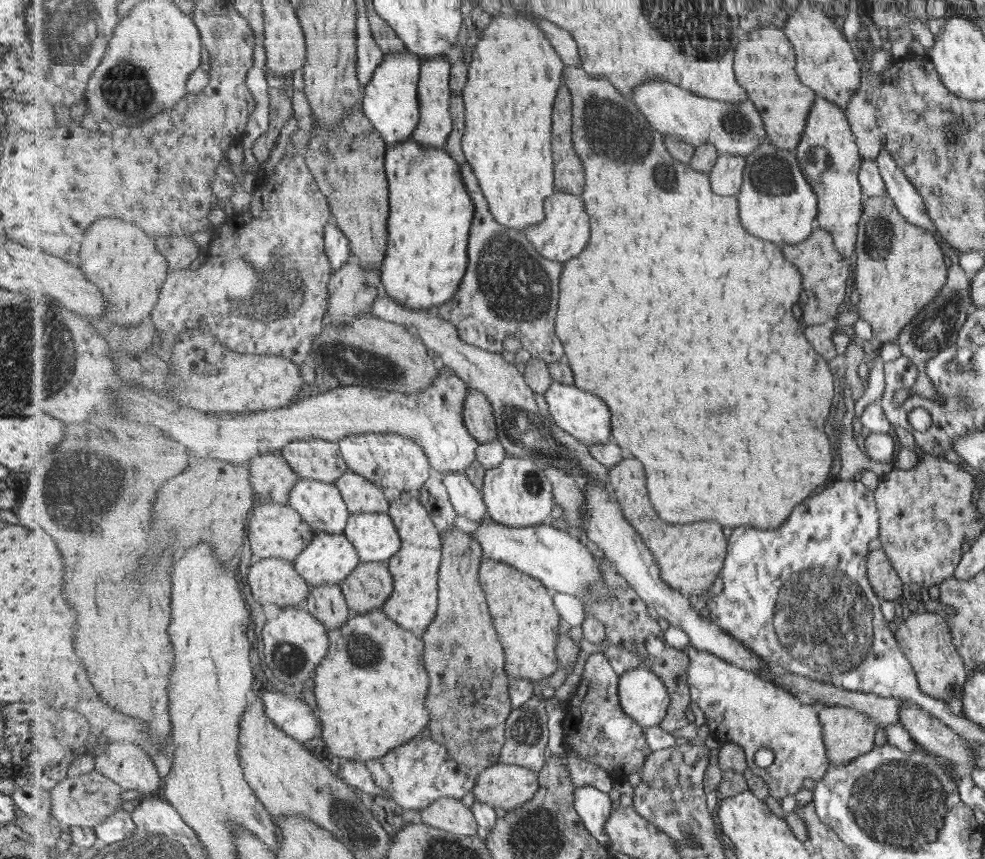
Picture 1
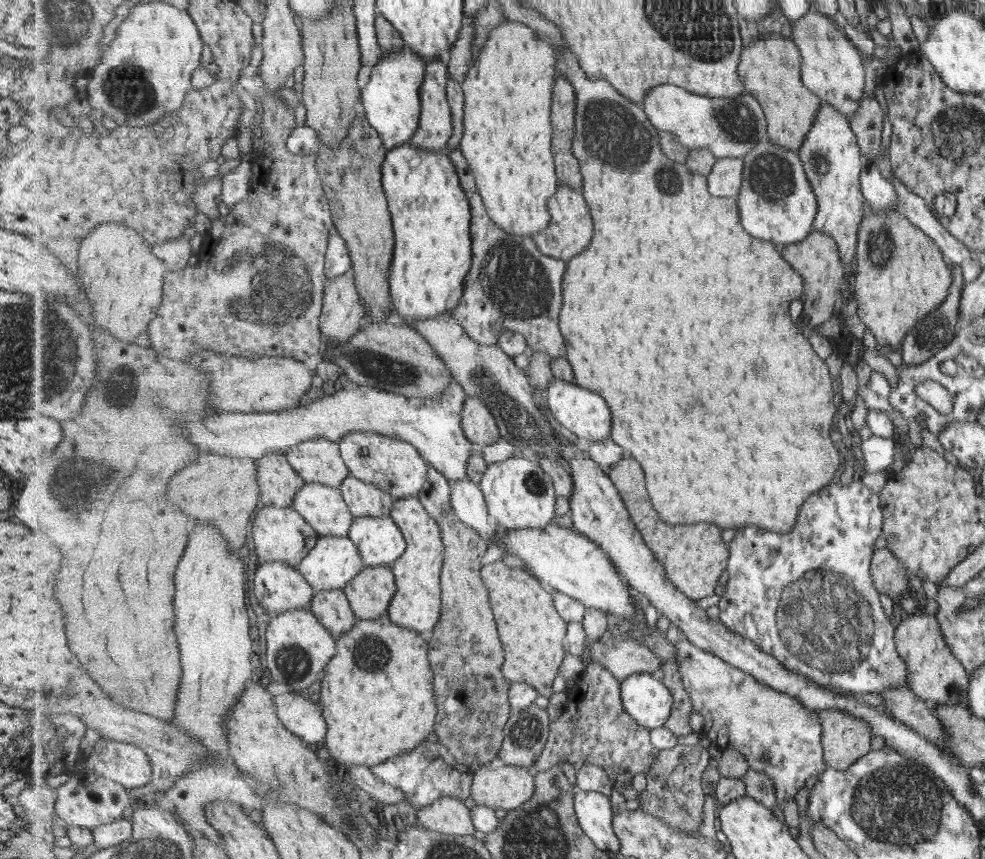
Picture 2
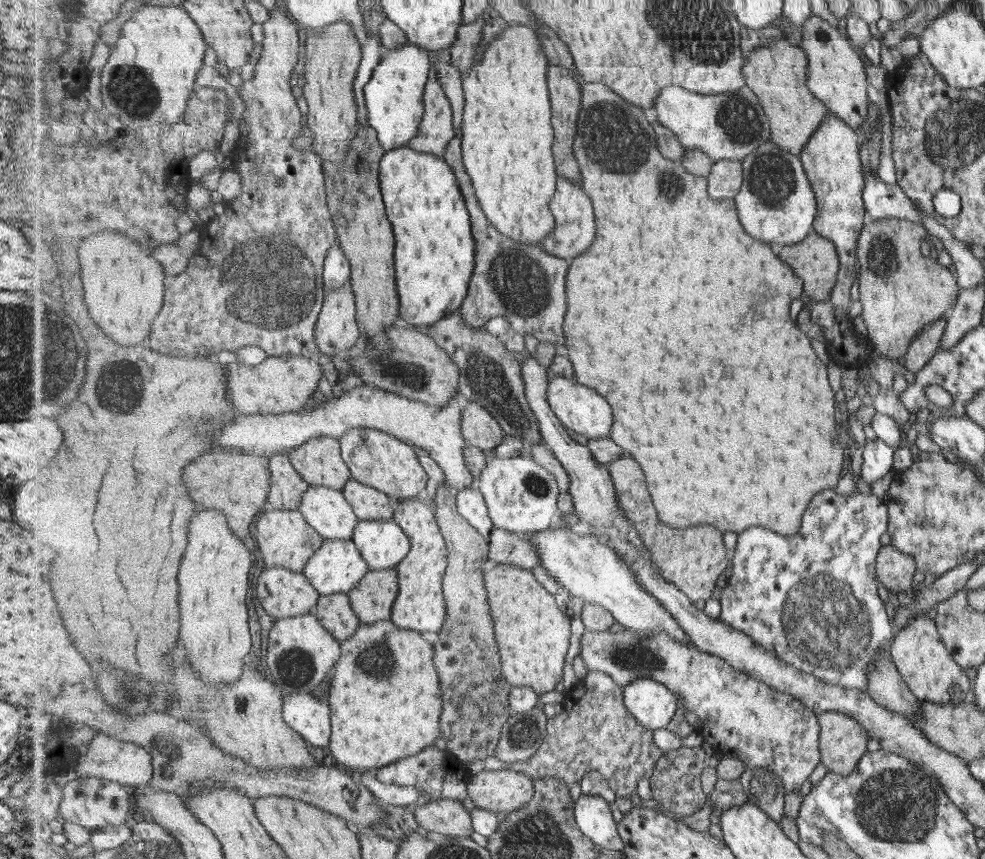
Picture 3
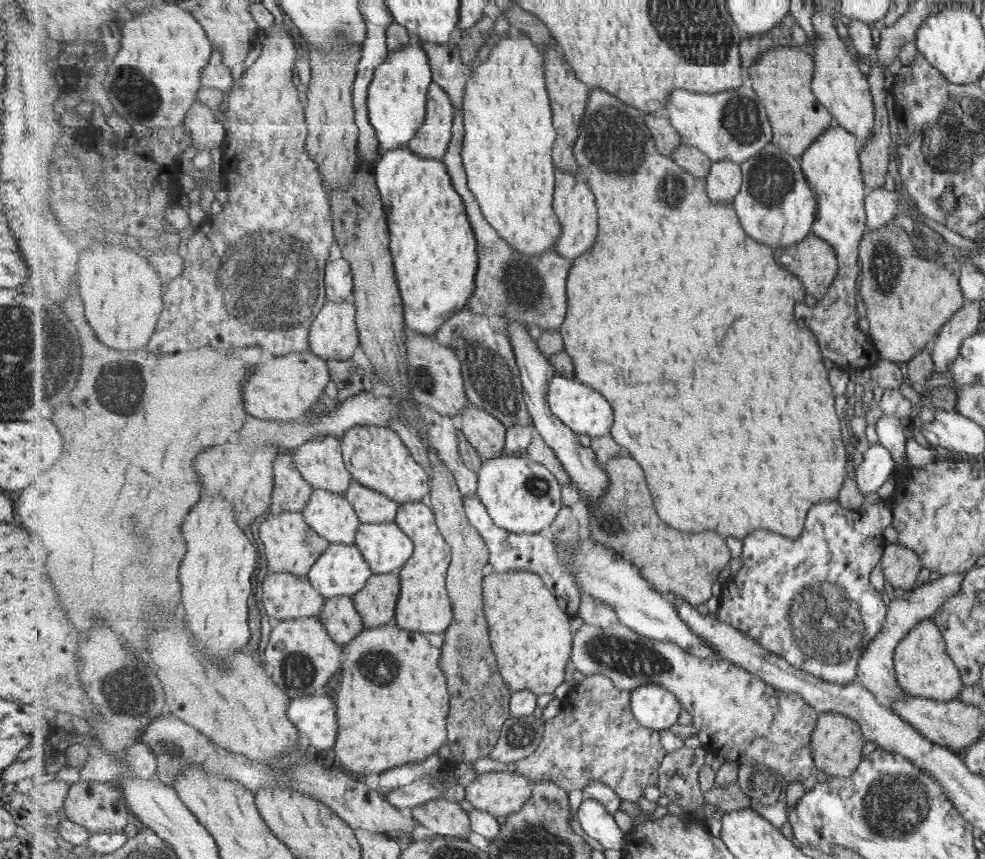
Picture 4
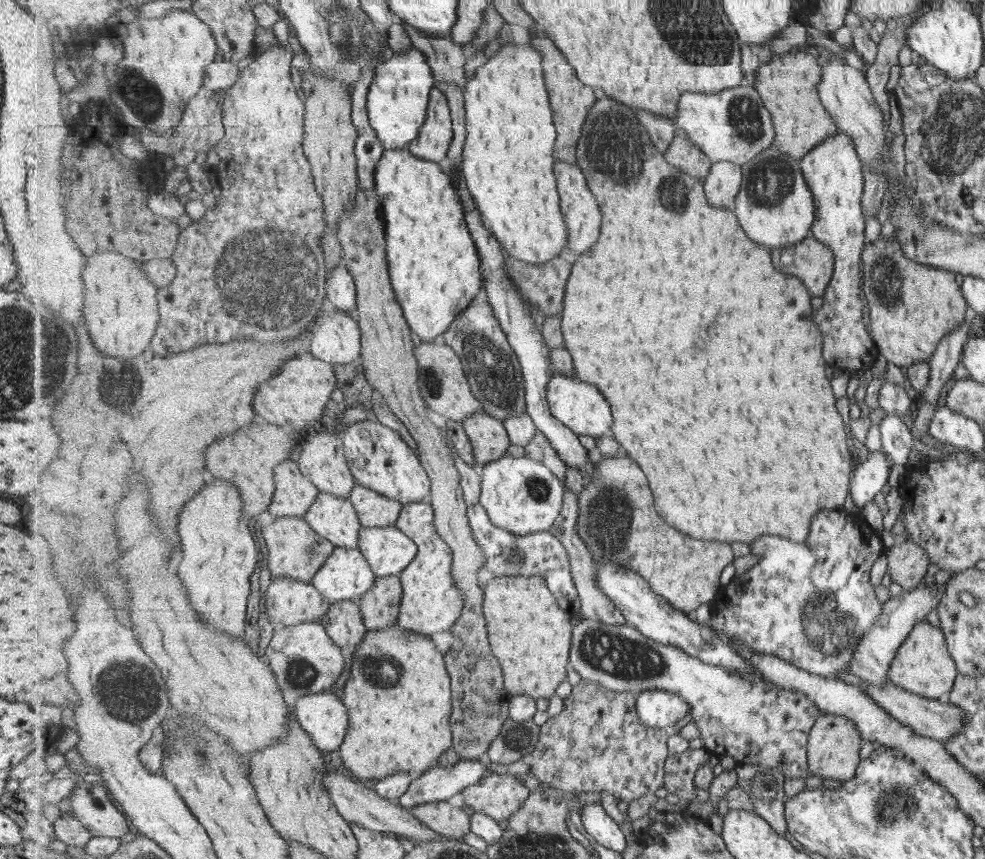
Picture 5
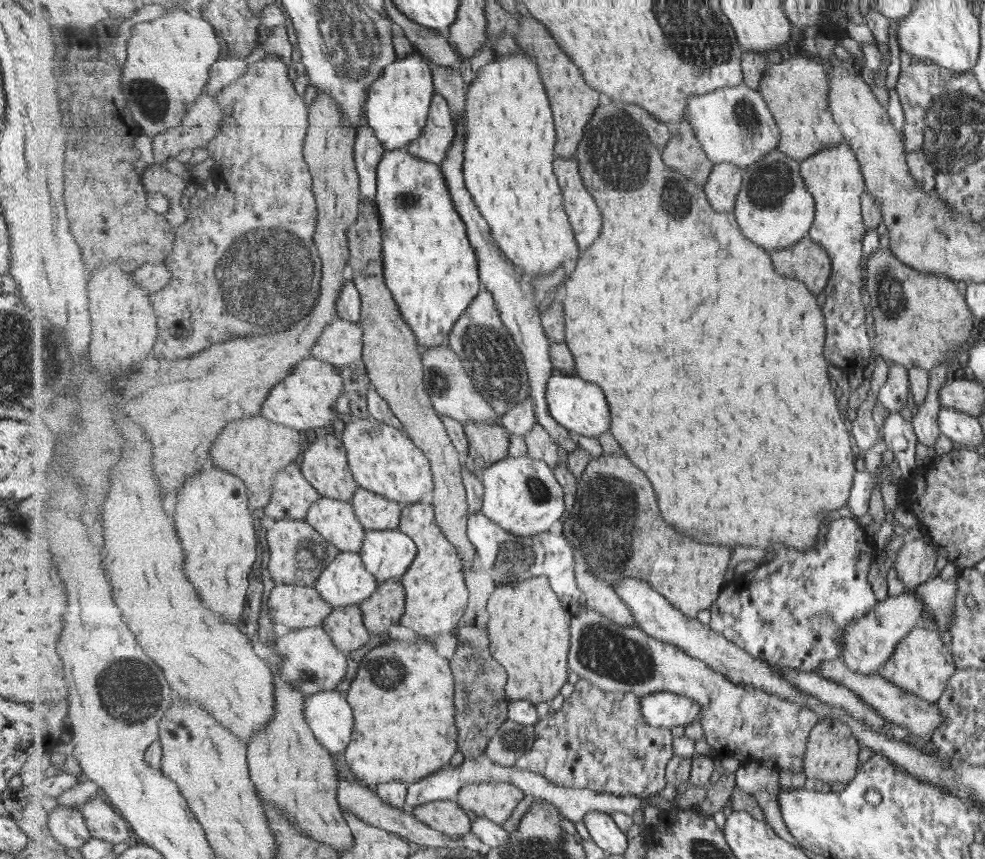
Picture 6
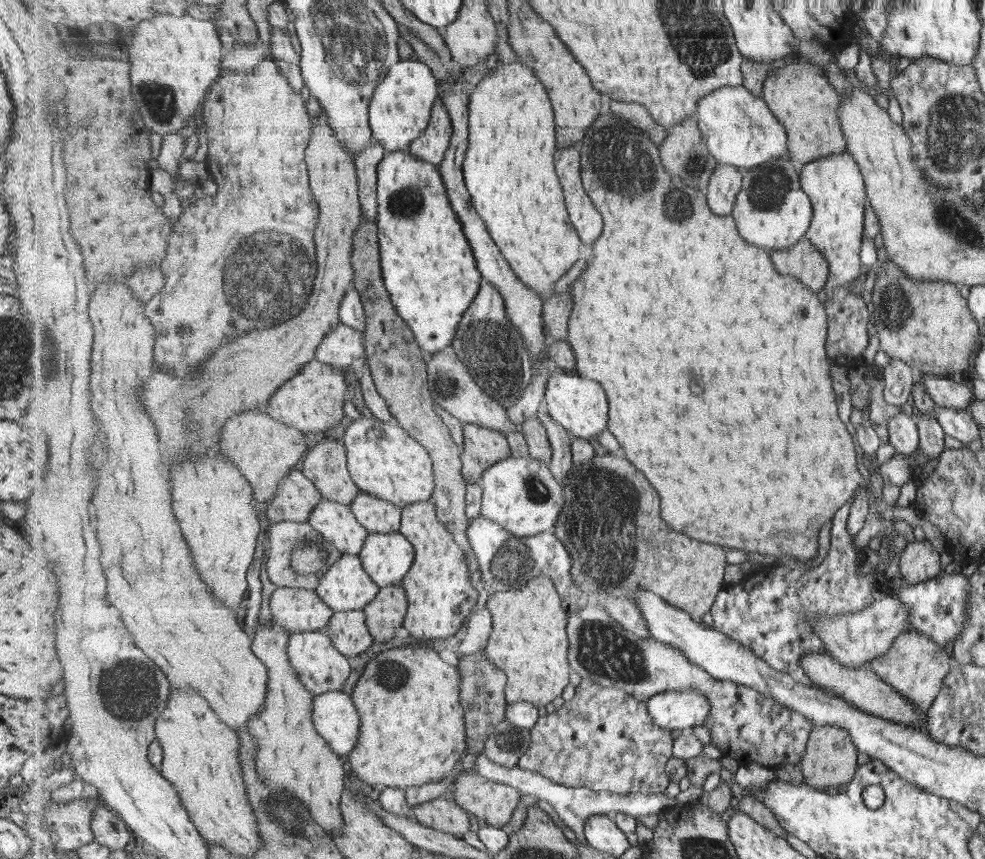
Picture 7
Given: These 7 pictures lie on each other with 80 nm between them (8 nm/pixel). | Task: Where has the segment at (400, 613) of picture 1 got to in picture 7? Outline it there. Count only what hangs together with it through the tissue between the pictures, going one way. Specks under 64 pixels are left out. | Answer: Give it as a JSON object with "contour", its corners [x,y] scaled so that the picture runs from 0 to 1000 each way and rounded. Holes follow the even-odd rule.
{"contour":[[[437,583],[417,587],[408,596],[406,618],[422,638],[422,651],[417,664],[411,671],[408,681],[414,694],[414,715],[410,731],[421,743],[454,743],[468,733],[472,719],[480,715],[486,698],[486,688],[476,675],[476,659],[470,640],[462,633],[459,619],[444,602],[444,589]]]}

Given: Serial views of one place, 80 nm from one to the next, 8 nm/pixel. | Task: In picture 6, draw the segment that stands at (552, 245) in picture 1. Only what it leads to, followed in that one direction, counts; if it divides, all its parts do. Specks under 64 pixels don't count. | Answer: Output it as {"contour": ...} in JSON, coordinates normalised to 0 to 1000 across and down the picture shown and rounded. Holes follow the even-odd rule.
{"contour":[[[563,186],[563,200],[574,224],[574,244],[585,270],[586,284],[590,284],[590,291],[596,291],[612,268],[612,251],[592,214],[586,186]]]}

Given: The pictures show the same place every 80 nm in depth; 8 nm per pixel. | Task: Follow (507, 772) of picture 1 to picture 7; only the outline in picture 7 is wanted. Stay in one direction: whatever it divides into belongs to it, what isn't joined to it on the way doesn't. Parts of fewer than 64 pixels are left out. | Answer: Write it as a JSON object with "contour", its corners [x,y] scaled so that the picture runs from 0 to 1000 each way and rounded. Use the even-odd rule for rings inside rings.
{"contour":[[[468,899],[463,907],[461,931],[486,957],[510,963],[521,952],[531,923],[516,913],[501,910],[488,901]]]}

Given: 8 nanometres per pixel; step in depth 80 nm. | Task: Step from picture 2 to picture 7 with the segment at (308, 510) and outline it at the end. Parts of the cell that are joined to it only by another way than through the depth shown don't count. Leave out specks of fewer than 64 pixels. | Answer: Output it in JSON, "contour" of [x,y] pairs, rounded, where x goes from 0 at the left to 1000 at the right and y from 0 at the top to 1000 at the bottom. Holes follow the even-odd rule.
{"contour":[[[327,582],[327,584],[318,594],[315,602],[316,610],[323,619],[330,624],[334,632],[337,632],[348,646],[365,646],[371,631],[374,627],[375,618],[366,607],[362,605],[358,598],[356,589],[340,583]]]}

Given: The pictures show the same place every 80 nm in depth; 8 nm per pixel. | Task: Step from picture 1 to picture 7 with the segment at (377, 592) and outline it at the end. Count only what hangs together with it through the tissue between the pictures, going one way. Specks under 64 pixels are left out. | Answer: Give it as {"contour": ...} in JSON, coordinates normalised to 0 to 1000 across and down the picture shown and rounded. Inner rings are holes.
{"contour":[[[408,680],[389,683],[369,711],[372,726],[387,752],[401,740],[401,733],[410,729],[414,715],[414,694]]]}

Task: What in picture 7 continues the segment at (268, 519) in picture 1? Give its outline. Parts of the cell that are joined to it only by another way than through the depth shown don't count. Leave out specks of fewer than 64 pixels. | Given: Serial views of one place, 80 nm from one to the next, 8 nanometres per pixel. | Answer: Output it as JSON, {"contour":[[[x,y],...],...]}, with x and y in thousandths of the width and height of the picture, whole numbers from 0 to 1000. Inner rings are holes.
{"contour":[[[287,607],[280,609],[275,612],[274,624],[271,666],[273,674],[281,682],[321,687],[328,669],[348,646],[315,608]]]}

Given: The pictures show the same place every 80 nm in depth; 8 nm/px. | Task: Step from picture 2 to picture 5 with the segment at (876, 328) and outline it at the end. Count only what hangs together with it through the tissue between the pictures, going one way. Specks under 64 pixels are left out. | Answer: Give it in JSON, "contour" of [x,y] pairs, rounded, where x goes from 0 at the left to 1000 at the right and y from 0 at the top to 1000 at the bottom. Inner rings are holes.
{"contour":[[[892,275],[888,282],[879,283],[875,293],[875,317],[878,317],[875,335],[881,350],[883,385],[889,400],[889,412],[916,430],[933,420],[941,423],[951,399],[982,370],[981,349],[978,349],[979,345],[976,345],[974,333],[970,331],[968,317],[937,308],[919,299],[909,277],[903,279]]]}

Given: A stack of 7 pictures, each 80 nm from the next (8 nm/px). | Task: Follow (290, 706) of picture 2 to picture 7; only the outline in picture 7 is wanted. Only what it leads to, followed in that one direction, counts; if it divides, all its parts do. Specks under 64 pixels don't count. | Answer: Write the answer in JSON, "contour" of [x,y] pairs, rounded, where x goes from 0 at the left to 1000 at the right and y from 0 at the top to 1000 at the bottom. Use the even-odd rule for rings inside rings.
{"contour":[[[334,804],[319,809],[318,841],[342,879],[354,879],[364,861],[366,835],[357,809]]]}

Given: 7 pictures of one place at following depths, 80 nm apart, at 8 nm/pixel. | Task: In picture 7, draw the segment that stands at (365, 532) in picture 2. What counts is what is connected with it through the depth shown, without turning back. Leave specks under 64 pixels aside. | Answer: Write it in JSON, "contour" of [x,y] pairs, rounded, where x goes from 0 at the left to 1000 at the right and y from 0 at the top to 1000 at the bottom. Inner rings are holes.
{"contour":[[[406,617],[375,620],[365,648],[375,671],[389,685],[408,680],[422,651],[422,638]]]}

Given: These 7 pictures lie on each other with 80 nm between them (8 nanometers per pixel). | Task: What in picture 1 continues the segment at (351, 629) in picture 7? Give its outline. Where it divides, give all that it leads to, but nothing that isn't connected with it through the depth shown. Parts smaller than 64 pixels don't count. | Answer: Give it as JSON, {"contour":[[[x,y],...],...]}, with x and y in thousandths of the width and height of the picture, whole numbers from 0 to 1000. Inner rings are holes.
{"contour":[[[344,681],[316,683],[309,705],[334,733],[354,728],[359,718]]]}

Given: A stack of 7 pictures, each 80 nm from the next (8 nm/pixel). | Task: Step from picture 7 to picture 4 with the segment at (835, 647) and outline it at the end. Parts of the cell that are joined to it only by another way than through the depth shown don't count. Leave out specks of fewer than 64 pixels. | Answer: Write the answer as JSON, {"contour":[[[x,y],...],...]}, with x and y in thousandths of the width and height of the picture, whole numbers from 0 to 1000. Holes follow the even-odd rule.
{"contour":[[[978,666],[955,669],[952,674],[937,679],[930,686],[925,686],[916,697],[904,700],[902,716],[898,717],[897,730],[890,743],[879,754],[871,772],[871,793],[878,797],[889,811],[894,821],[903,824],[904,820],[918,810],[918,803],[910,790],[909,773],[907,773],[908,757],[915,743],[925,736],[935,722],[942,721],[957,703],[958,698],[974,688],[975,678],[979,674]]]}

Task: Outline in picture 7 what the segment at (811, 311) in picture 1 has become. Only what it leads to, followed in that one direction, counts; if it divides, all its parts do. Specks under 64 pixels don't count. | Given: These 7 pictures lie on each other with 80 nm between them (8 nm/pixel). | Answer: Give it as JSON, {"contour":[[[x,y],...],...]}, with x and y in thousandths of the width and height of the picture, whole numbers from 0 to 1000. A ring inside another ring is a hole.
{"contour":[[[815,277],[802,289],[784,291],[782,296],[792,319],[806,321],[827,341],[839,335],[843,305],[823,281]]]}

